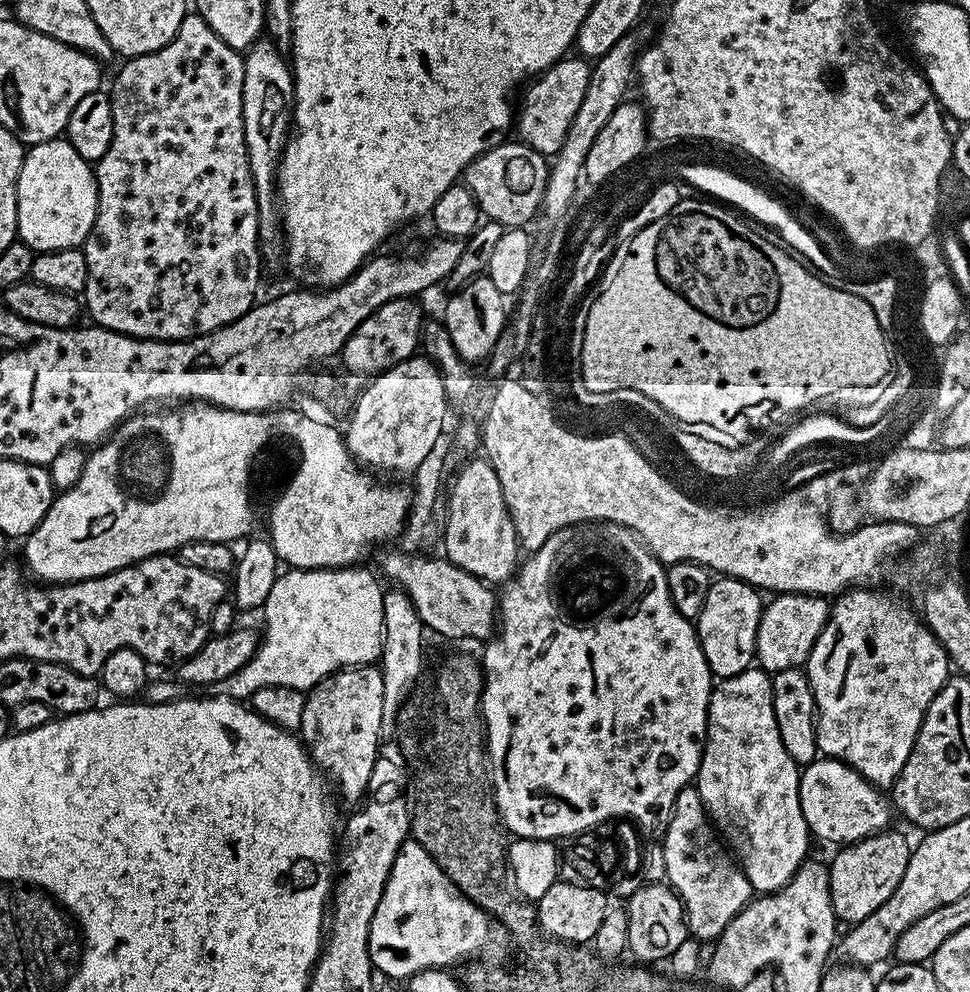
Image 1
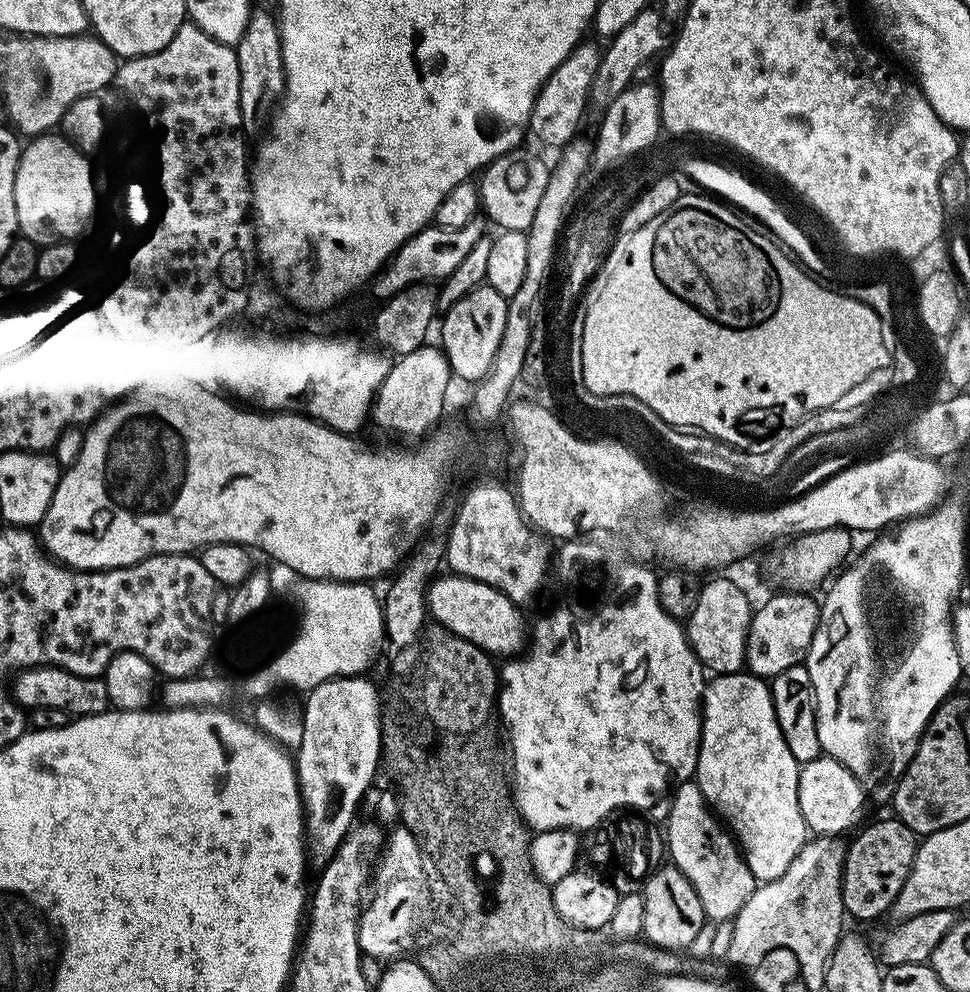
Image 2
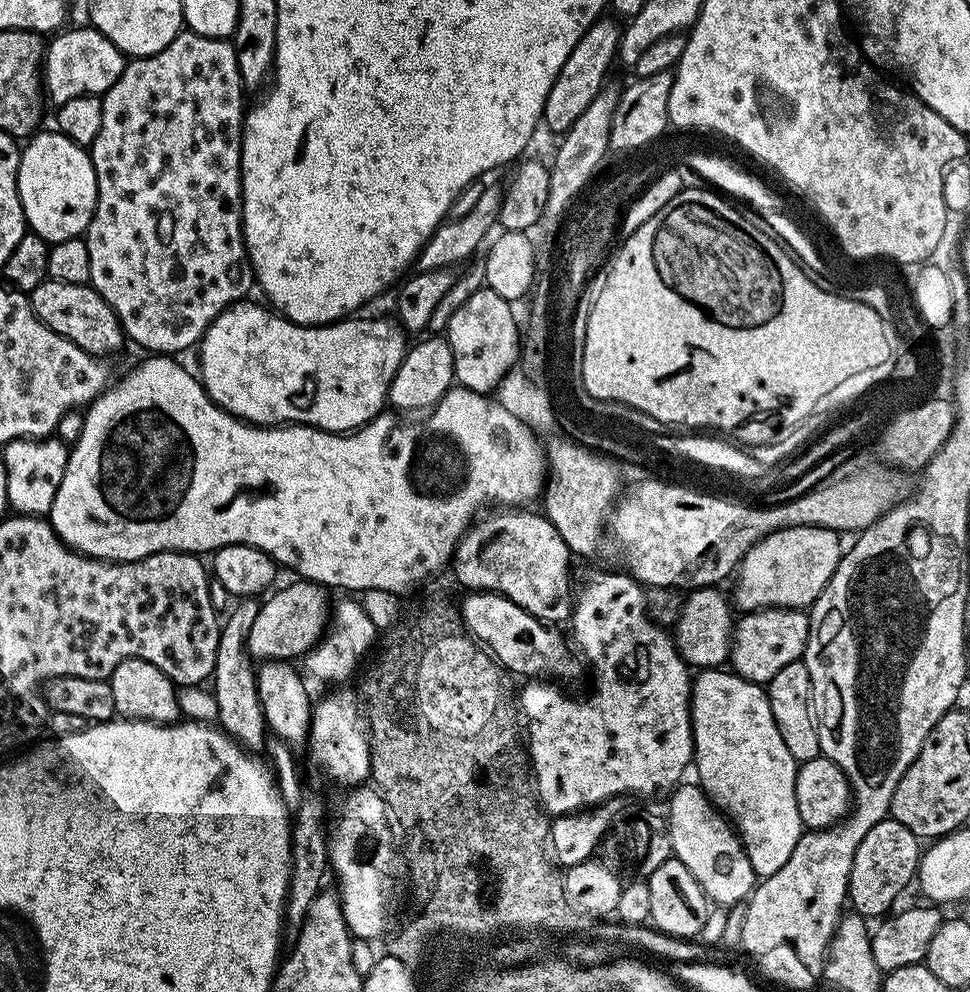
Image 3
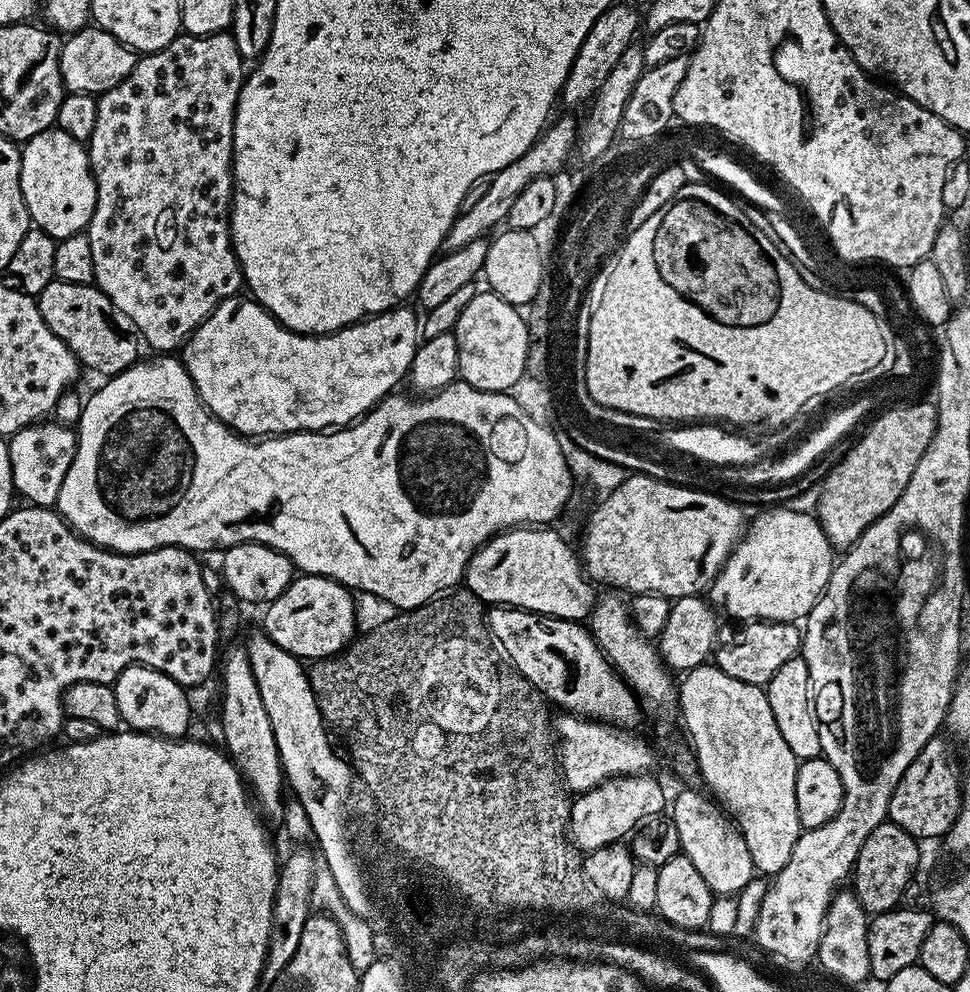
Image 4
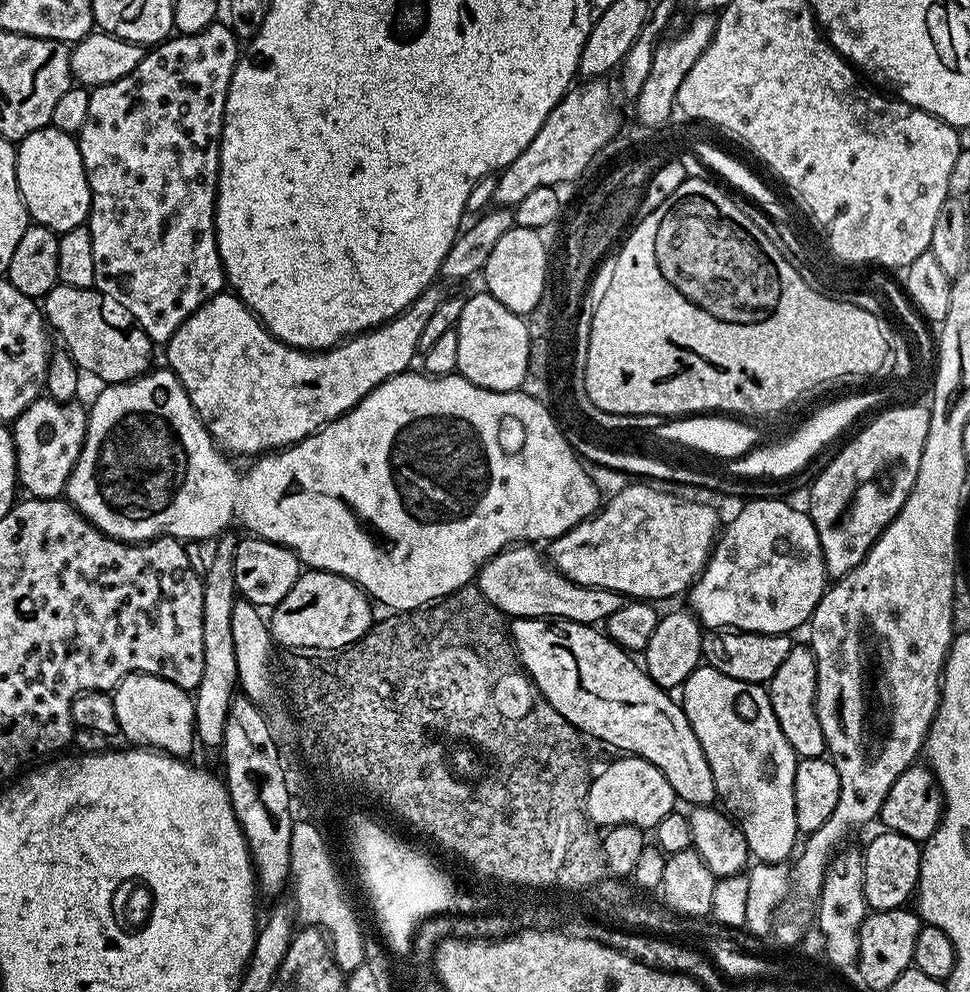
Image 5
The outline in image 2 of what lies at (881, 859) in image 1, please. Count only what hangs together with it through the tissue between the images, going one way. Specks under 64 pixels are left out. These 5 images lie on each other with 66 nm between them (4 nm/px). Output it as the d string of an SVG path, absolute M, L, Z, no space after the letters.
M897 818L865 823L844 854L842 902L845 913L856 920L876 920L898 898L916 857L918 836Z

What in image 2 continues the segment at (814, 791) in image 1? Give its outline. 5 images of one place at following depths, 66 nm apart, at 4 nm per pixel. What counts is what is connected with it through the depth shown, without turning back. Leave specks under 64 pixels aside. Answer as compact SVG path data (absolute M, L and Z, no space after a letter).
M820 755L801 765L798 780L798 804L804 824L813 835L843 835L852 826L859 827L865 817L868 799L864 788L844 766L832 756Z

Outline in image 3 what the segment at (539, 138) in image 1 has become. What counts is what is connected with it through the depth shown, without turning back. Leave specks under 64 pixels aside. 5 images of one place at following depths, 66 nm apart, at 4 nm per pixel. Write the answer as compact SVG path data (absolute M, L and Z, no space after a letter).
M601 18L594 21L586 30L586 34L582 34L582 38L578 38L578 46L574 46L570 58L566 58L566 62L546 98L542 117L545 129L548 127L550 131L558 132L557 134L566 133L569 128L574 126L574 122L581 117L590 102L594 101L601 88L606 84L609 79L607 77L608 67L611 66L612 60L614 64L620 51L622 31L621 25L619 23L616 25L617 21L612 20Z

